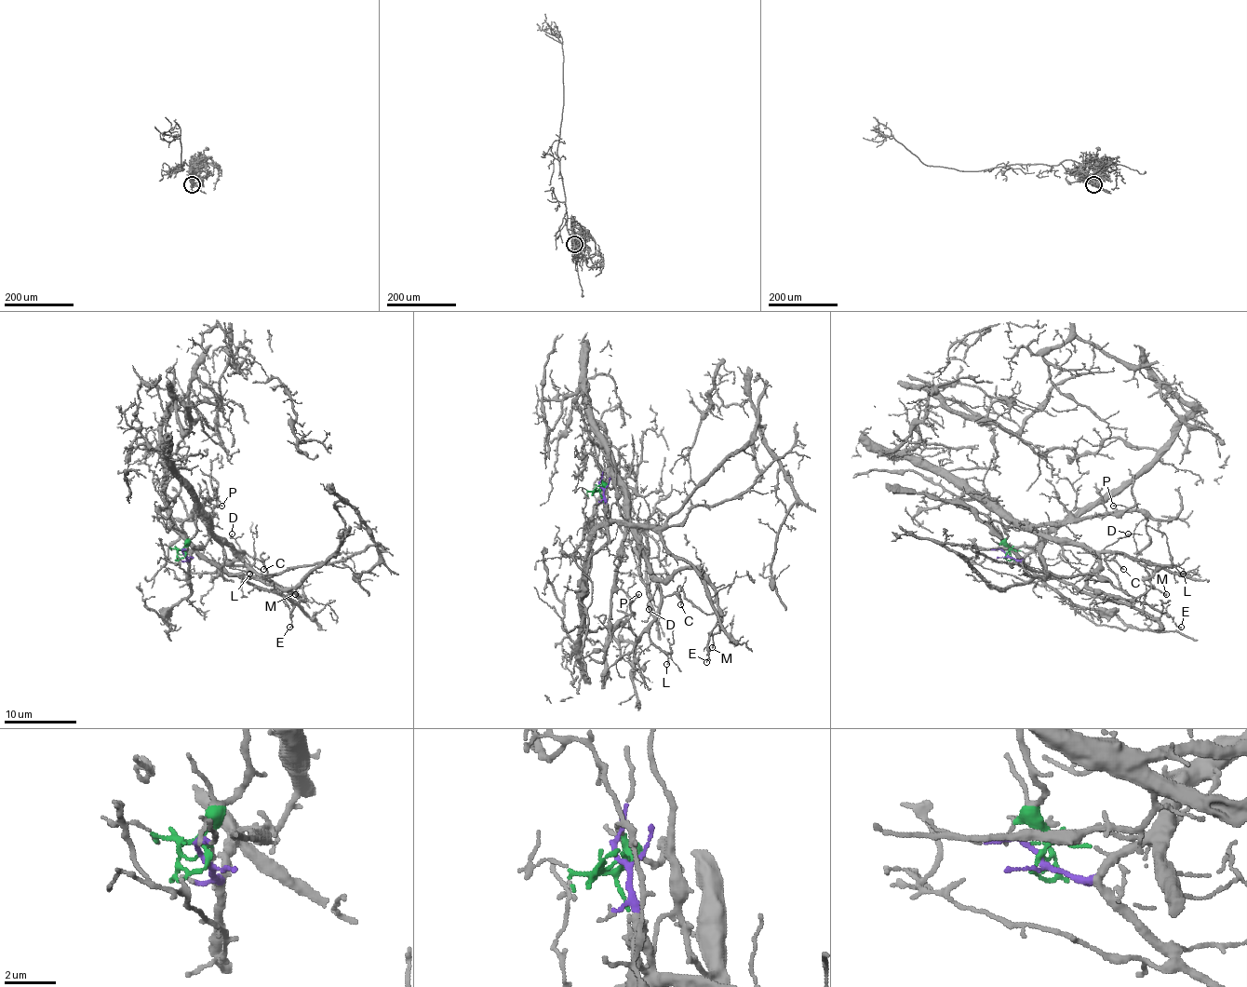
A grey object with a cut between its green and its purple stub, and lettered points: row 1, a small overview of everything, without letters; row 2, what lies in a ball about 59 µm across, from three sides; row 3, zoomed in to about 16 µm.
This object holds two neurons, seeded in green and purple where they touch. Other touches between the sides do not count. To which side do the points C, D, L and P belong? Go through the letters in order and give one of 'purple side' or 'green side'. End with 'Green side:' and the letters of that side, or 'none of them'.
C: green side
D: green side
L: green side
P: green side
Green side: C, D, L, P

